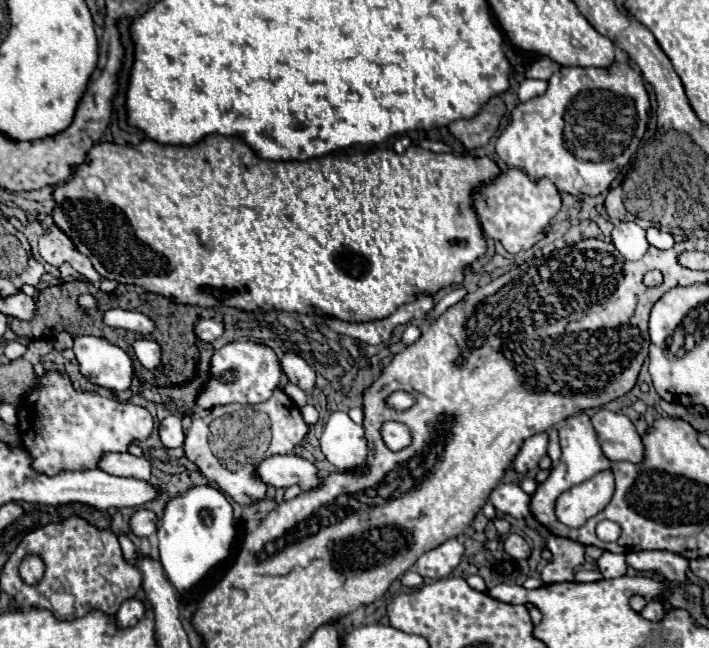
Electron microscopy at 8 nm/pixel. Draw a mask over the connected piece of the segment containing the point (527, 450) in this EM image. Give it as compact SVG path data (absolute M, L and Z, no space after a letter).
M535 434L531 436L519 450L517 458L513 460L513 466L519 474L525 474L539 466L539 460L547 454L547 434Z

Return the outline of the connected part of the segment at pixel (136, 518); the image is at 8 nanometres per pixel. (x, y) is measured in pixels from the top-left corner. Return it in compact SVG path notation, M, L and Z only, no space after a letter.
M139 508L131 518L131 530L135 536L153 536L157 532L157 514L147 508Z

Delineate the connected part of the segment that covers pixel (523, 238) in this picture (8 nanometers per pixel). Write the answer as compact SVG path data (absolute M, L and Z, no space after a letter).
M511 168L509 172L501 172L491 184L473 192L473 208L481 220L485 236L501 242L509 254L519 254L541 238L549 220L561 208L561 196L549 180L531 180L521 170Z

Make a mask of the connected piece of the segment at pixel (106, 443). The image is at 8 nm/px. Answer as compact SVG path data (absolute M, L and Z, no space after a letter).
M49 370L37 378L37 388L31 388L19 404L19 432L21 442L29 456L33 456L33 468L45 472L47 476L57 476L61 468L73 468L73 472L83 472L85 468L97 468L97 456L105 452L127 452L129 444L135 440L147 440L153 432L153 416L147 408L133 402L117 402L105 398L95 390L79 390L73 378L63 370Z

